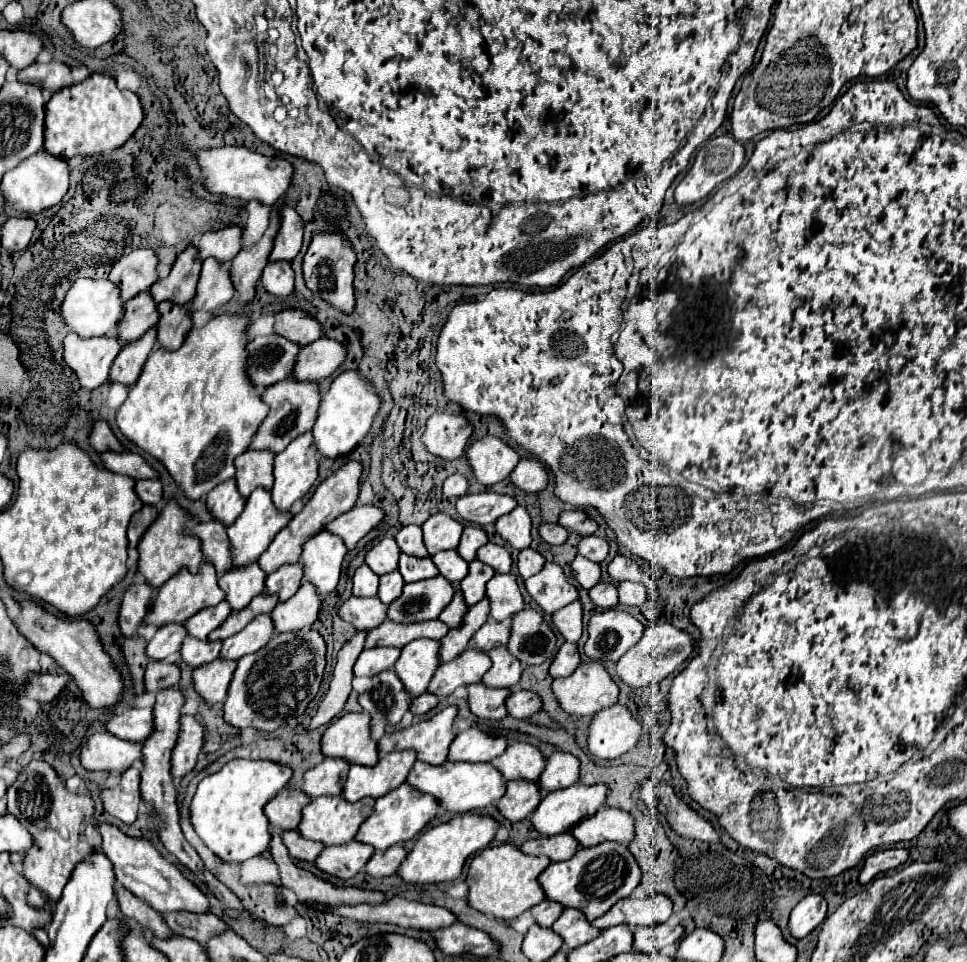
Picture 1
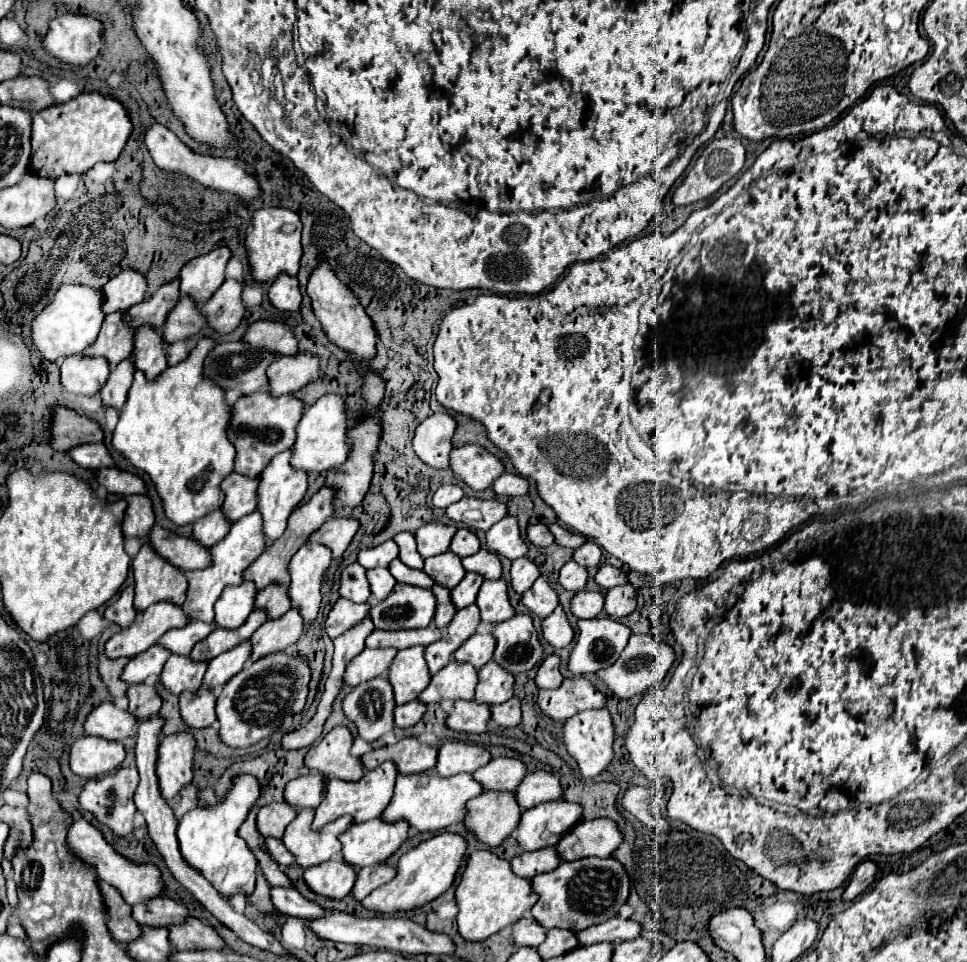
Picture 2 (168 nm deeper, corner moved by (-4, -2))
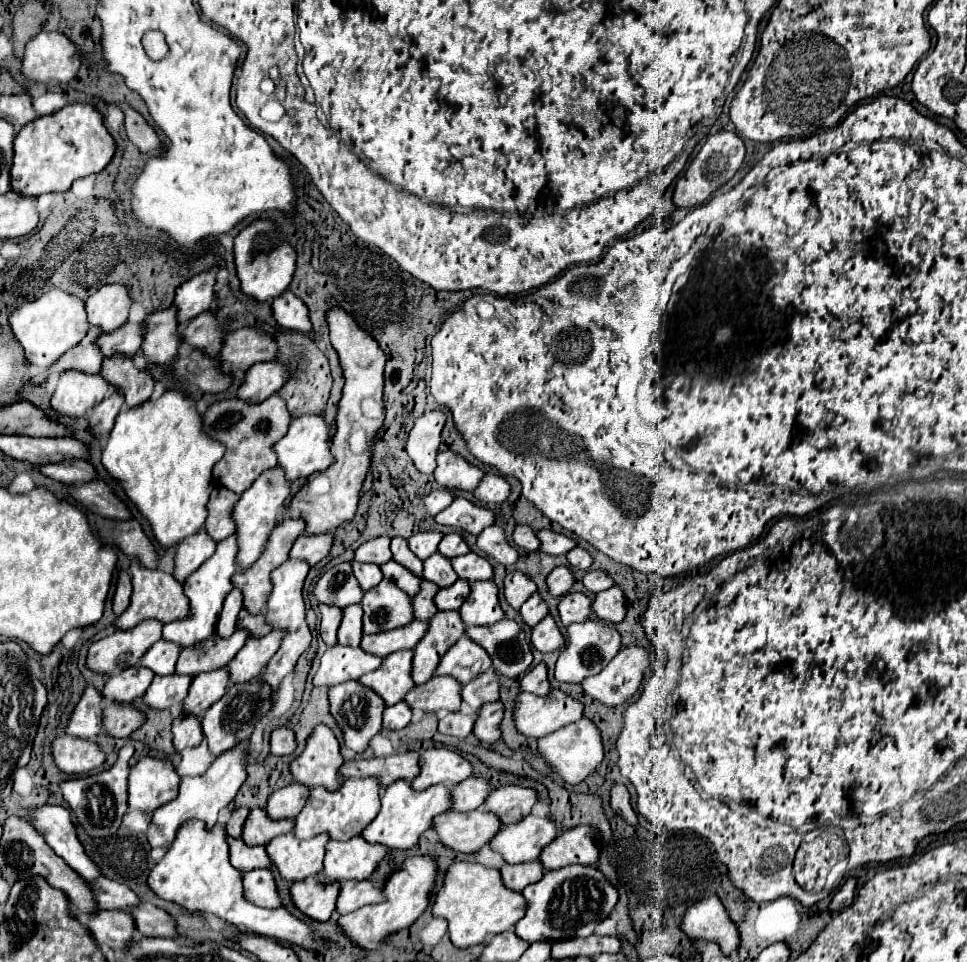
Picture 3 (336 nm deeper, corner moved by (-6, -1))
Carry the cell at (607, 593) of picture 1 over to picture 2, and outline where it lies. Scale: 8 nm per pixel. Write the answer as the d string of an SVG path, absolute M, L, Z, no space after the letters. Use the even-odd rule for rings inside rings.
M578 592L570 600L570 612L576 618L596 618L604 608L604 596L600 592Z

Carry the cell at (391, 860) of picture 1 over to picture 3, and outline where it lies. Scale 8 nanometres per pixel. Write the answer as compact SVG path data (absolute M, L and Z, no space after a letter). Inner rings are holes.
M350 879L350 881L342 881L336 909L340 915L346 915L368 903L380 903L380 901L384 901L384 889L378 887L374 881Z

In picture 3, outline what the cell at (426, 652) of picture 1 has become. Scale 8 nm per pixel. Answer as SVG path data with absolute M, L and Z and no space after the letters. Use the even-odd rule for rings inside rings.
M412 649L396 651L384 657L384 663L378 671L362 675L358 681L366 683L366 687L374 687L374 691L380 693L386 705L396 705L408 691L414 689L412 655Z

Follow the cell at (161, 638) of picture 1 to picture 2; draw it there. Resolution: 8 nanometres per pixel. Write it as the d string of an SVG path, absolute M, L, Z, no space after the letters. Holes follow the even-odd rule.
M156 644L150 650L142 652L142 656L132 658L124 668L120 680L126 684L142 684L148 676L158 676L162 672L162 666L168 660L168 656L170 652Z

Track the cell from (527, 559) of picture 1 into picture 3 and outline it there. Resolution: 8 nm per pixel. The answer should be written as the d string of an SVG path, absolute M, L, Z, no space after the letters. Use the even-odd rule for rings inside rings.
M514 569L506 575L506 581L504 581L504 595L506 595L506 601L514 607L514 609L520 609L522 603L536 591L536 583L522 571Z

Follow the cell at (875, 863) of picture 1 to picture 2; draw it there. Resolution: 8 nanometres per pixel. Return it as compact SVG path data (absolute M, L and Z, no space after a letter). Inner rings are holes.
M870 860L862 862L862 864L854 870L854 874L850 876L850 882L848 882L848 886L846 886L844 894L842 894L842 900L850 902L850 900L854 900L856 896L860 896L860 894L874 882L874 874L876 874L876 872L878 872L878 864L874 864L874 862L870 862Z

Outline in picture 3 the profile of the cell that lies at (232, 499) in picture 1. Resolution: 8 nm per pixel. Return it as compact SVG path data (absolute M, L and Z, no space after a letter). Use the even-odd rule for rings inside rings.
M200 529L196 535L190 535L178 545L176 557L174 557L174 577L182 583L192 571L196 571L212 553L216 551L216 543L212 537Z

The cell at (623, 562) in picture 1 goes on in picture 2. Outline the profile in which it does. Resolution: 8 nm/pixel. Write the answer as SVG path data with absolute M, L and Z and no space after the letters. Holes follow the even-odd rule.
M610 564L600 566L600 570L596 572L594 580L596 580L596 584L598 584L600 588L606 588L606 590L608 590L608 588L614 588L614 586L620 586L620 584L626 584L626 582L628 582L628 580L626 580L624 570L618 570L618 568L610 566Z

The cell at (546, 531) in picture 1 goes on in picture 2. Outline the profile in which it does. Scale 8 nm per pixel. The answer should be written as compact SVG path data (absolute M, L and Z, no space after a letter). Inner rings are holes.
M532 524L532 526L528 526L526 538L534 546L550 546L554 542L554 536L548 532L548 528L544 524Z

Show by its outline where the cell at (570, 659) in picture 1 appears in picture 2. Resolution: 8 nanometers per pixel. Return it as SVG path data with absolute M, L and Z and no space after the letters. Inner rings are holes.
M552 654L552 656L546 656L544 660L542 660L542 664L540 664L540 668L538 668L538 674L536 674L536 678L534 678L534 682L536 682L536 686L542 690L542 688L546 688L546 690L554 690L554 688L558 688L560 684L562 684L562 674L558 672L558 664L560 664L560 658L556 656L556 654Z

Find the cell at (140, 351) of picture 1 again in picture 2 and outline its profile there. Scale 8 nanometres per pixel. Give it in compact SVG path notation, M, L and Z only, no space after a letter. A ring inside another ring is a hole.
M124 360L122 364L118 364L112 370L108 382L100 390L104 408L122 410L122 406L126 402L126 394L128 394L130 386L132 386L132 376L134 376L134 364L132 364L132 360Z

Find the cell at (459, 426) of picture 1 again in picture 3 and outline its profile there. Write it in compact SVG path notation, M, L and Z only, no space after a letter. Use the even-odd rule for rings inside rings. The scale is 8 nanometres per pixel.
M430 411L416 419L408 435L406 451L420 473L432 473L436 469L436 455L442 445L444 425L446 425L446 413Z

